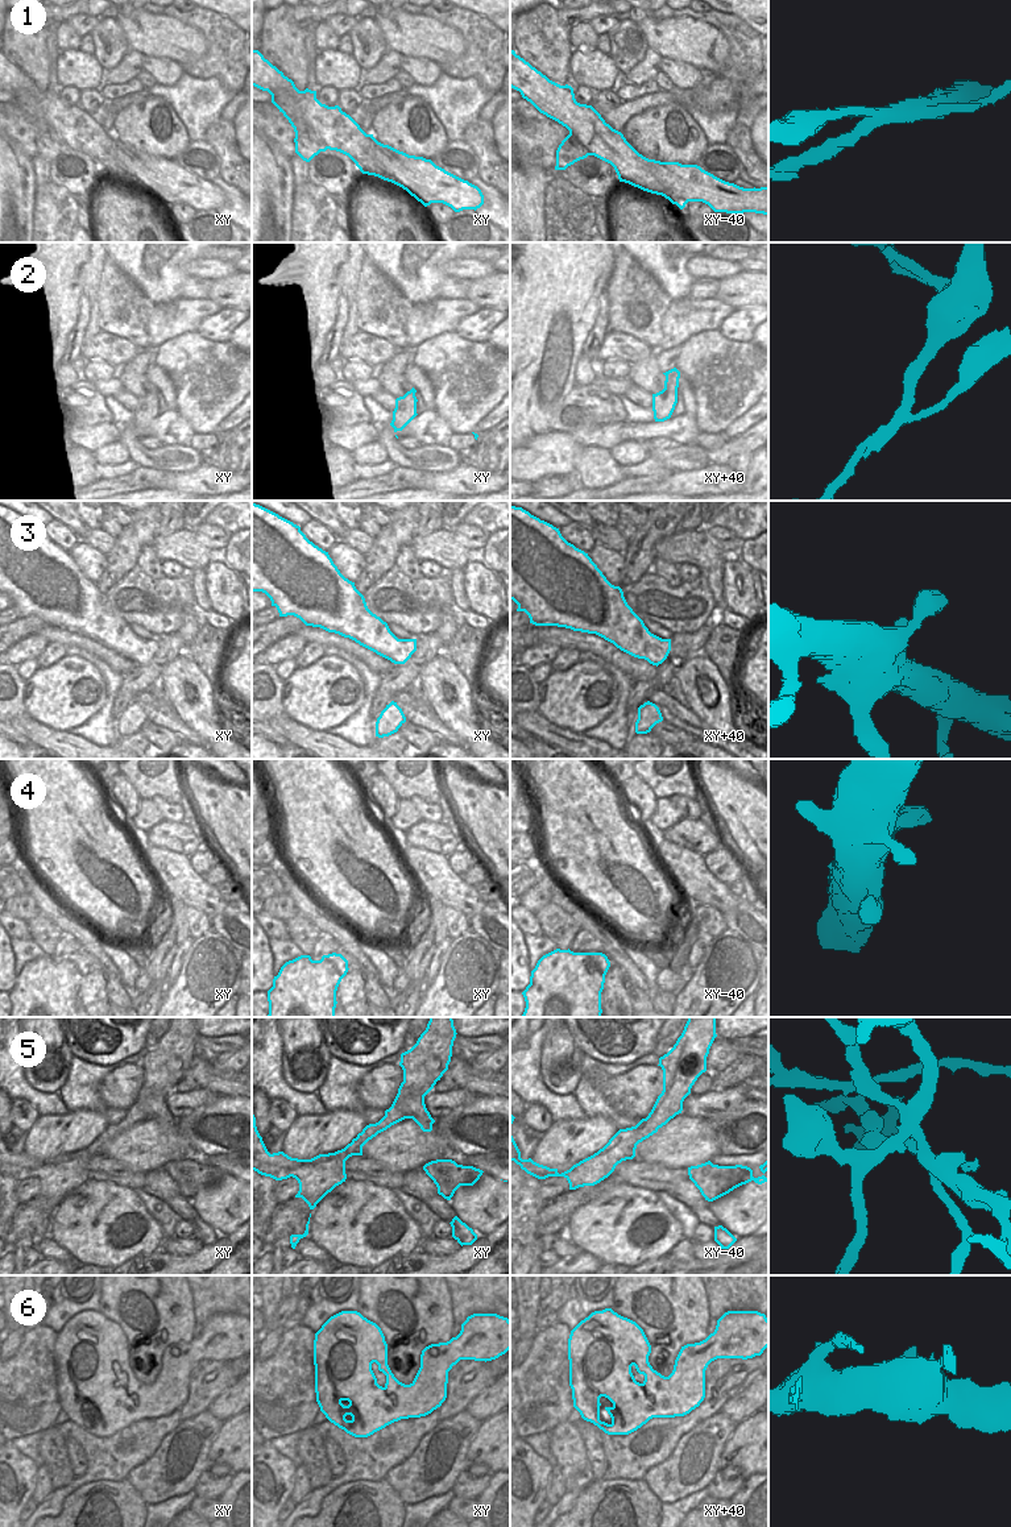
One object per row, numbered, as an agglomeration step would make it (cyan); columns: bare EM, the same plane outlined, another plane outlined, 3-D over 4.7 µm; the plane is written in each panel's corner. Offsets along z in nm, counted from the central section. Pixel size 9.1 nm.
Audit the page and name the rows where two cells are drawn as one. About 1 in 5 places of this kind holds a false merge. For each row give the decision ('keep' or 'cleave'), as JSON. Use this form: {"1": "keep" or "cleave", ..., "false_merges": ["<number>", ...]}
{"1": "cleave", "2": "cleave", "3": "keep", "4": "keep", "5": "cleave", "6": "keep", "false_merges": ["1", "2", "5"]}

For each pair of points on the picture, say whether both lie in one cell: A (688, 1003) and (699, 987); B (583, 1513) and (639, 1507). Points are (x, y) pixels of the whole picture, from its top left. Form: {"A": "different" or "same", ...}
{"A": "same", "B": "same"}

